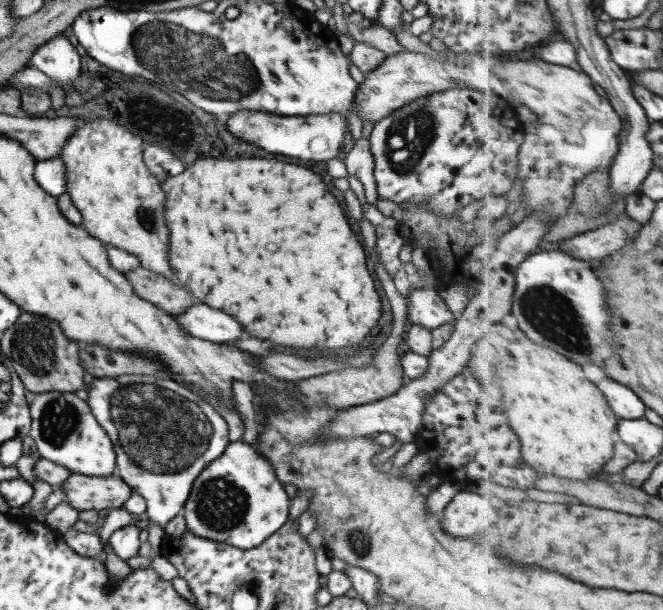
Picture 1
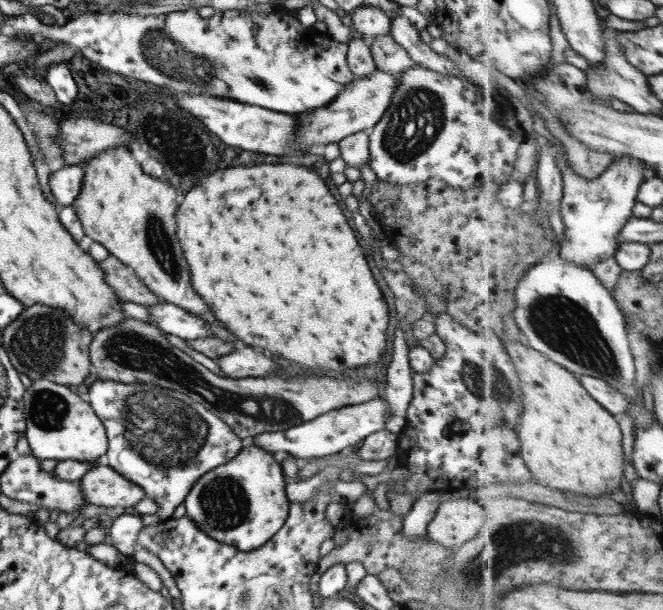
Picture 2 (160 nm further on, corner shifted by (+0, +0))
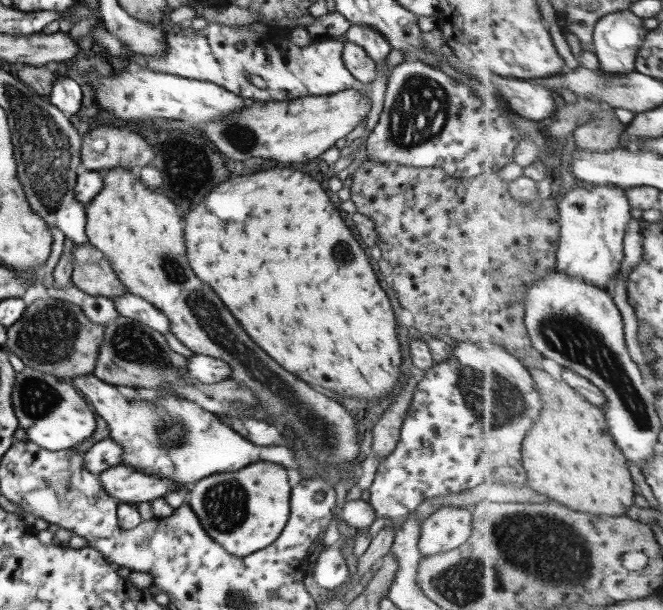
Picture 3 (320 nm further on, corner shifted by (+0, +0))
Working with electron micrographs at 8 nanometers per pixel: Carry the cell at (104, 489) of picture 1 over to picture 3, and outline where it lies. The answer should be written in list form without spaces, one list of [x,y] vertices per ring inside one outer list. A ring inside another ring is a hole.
[[[129,465],[109,466],[98,474],[103,490],[121,503],[151,502],[173,492],[176,486],[171,479],[148,475]]]

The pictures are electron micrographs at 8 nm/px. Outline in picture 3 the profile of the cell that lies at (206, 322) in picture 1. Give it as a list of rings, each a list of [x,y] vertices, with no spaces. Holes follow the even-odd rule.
[[[121,294],[111,297],[115,310],[125,318],[136,320],[142,325],[163,334],[168,332],[168,320],[151,303],[134,296],[133,294]]]

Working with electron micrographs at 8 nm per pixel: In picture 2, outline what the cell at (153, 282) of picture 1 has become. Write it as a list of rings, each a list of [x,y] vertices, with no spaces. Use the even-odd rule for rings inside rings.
[[[109,255],[106,259],[96,261],[96,264],[102,270],[104,281],[115,293],[117,301],[145,306],[163,303],[143,285],[131,269],[114,256]]]

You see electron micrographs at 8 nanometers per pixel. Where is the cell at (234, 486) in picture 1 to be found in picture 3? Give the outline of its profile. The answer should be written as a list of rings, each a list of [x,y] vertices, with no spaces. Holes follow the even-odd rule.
[[[258,460],[239,470],[210,474],[189,486],[191,510],[205,534],[223,550],[244,557],[269,546],[283,530],[289,516],[290,488],[285,468]]]

